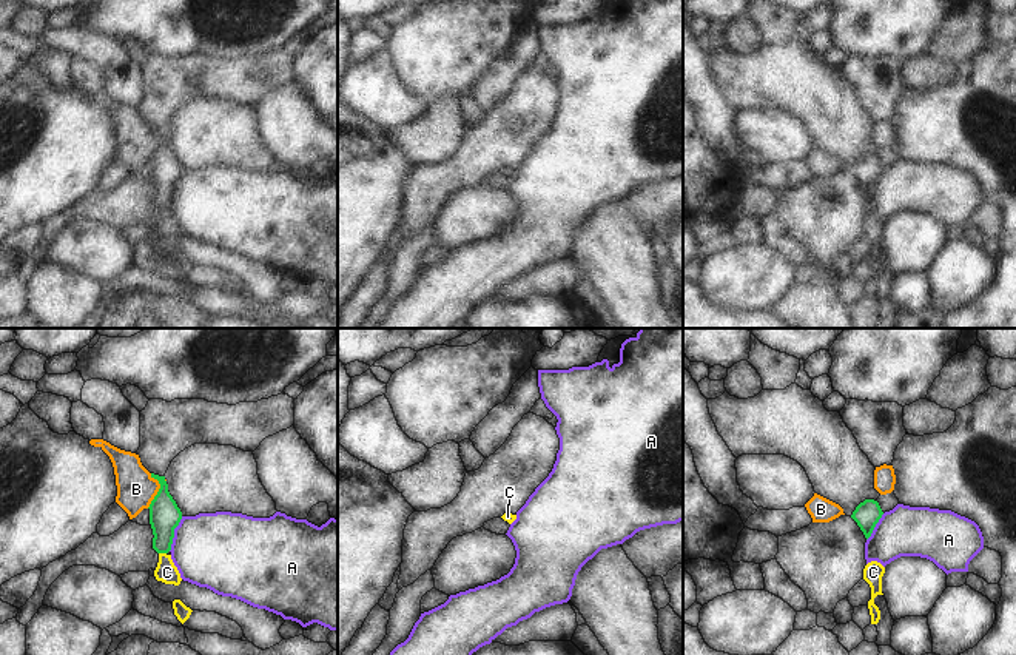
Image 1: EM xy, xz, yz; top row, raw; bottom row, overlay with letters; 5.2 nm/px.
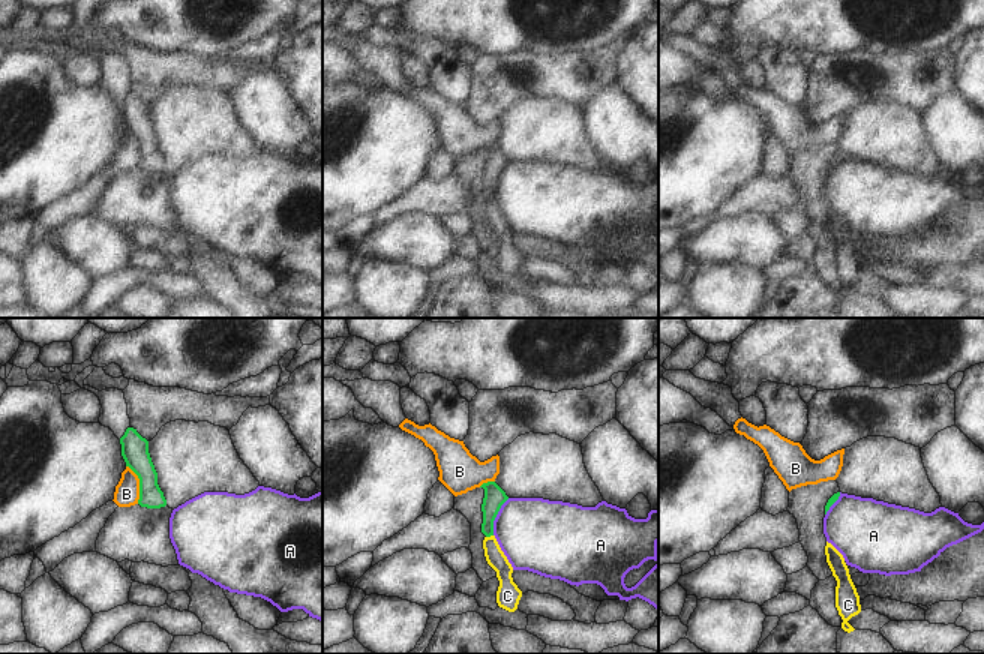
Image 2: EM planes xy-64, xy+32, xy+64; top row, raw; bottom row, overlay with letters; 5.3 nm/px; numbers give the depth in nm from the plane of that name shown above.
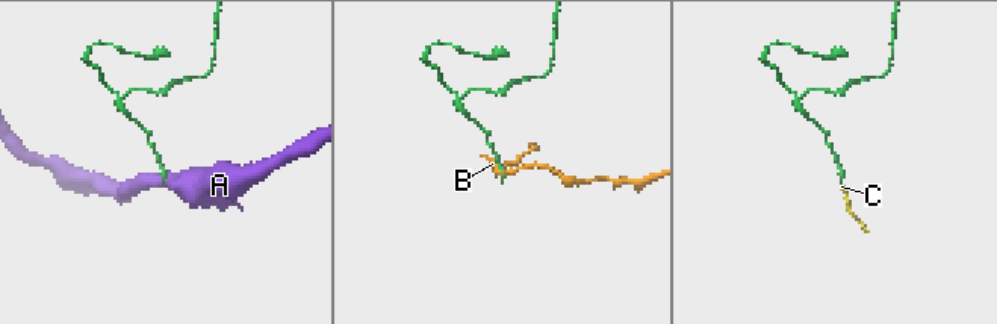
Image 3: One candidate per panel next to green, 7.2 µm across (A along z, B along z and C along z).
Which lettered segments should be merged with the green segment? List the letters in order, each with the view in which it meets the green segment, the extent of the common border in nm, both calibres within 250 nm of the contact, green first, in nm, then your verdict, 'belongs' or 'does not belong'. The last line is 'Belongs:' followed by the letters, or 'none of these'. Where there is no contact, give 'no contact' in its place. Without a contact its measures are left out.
A: contact in xy; length 200 nm; calibres 160 and 400 nm; does not belong
B: contact in xy; length 190 nm; calibres 160 and 200 nm; does not belong
C: contact in xy; length 40 nm; calibres 160 and 110 nm; belongs
Belongs: C

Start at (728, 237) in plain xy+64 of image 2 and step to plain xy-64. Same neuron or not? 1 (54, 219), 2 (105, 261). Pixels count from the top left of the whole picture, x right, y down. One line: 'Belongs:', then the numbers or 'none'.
Belongs: 2

